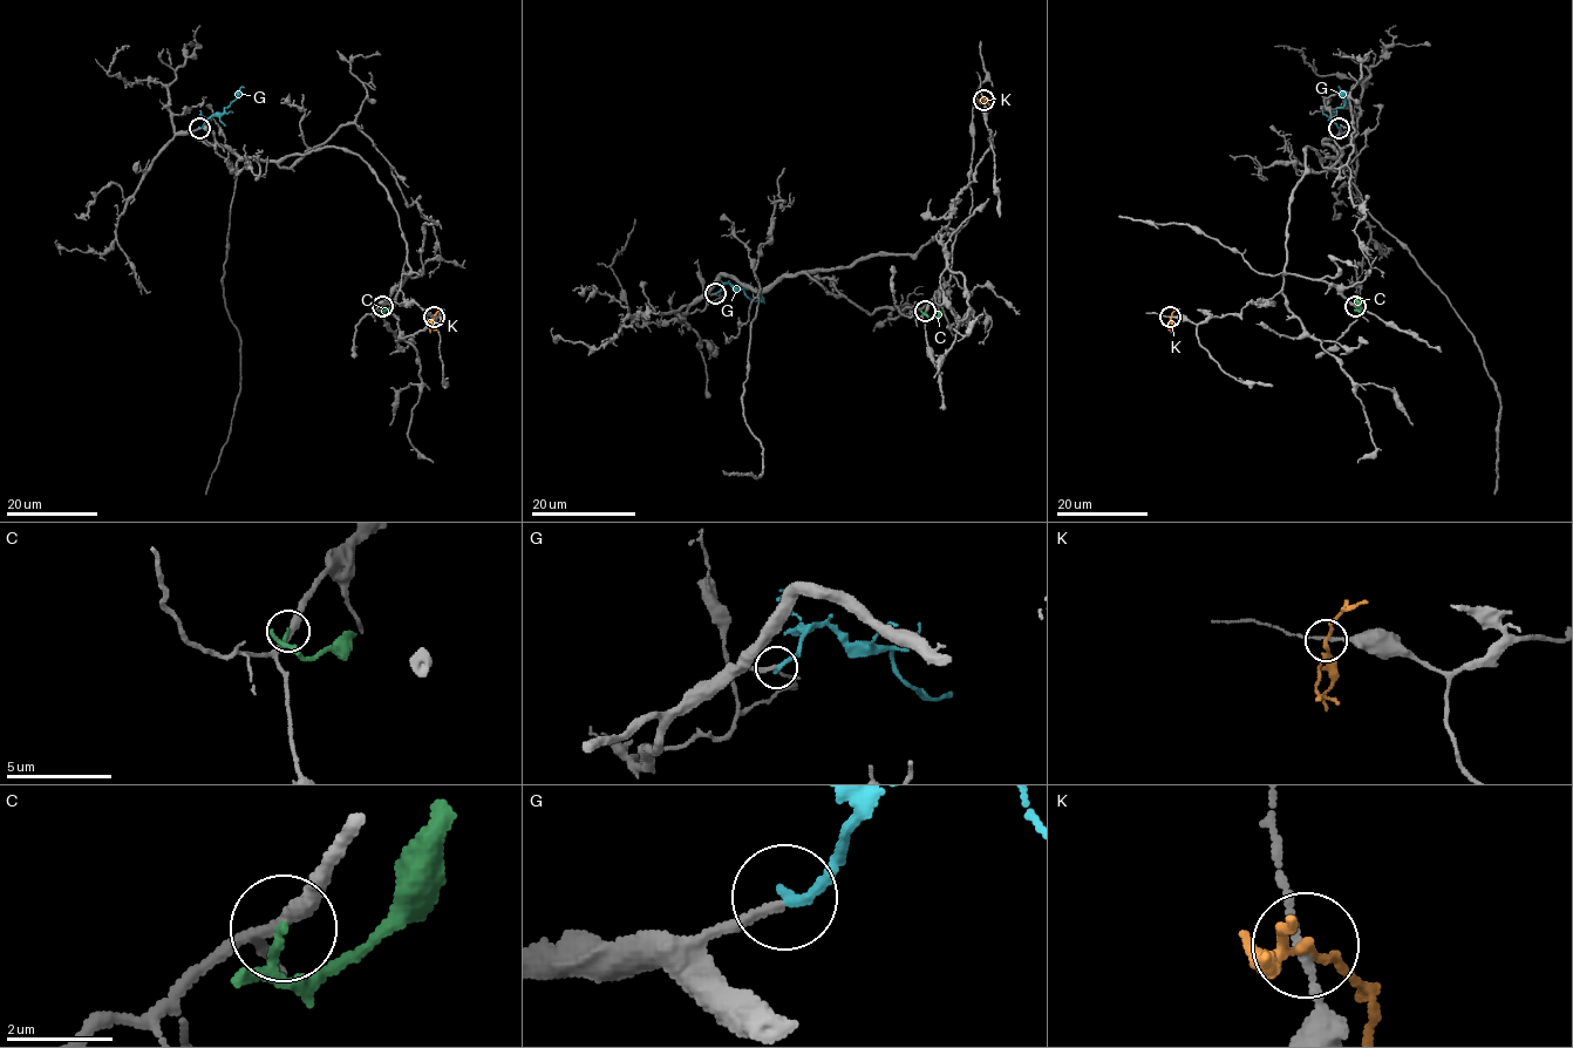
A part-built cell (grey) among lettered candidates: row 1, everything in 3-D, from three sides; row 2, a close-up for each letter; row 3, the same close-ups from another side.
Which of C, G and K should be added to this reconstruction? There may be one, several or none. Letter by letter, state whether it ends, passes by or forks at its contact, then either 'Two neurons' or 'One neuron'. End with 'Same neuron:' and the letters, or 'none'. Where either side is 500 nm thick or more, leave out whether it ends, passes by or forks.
C: It passes by. Two neurons
G: It ends there. One neuron
K: It forks there. Two neurons
Same neuron: G

